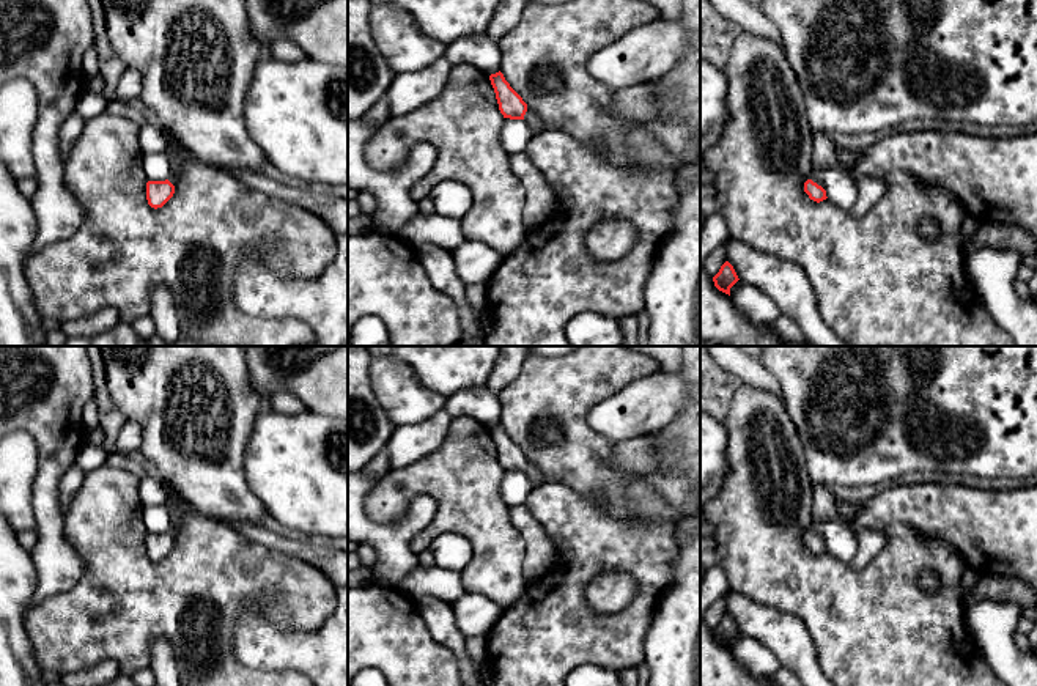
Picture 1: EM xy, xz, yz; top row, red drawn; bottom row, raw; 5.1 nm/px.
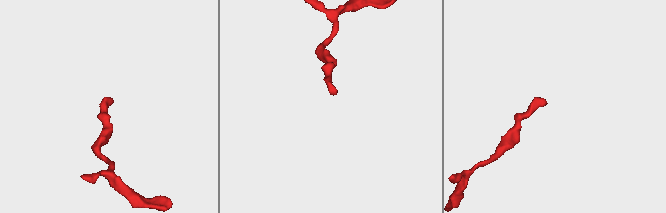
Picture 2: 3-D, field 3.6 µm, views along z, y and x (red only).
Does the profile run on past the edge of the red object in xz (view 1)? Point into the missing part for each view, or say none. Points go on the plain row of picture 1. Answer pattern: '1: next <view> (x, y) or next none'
1: next xz (535, 477)

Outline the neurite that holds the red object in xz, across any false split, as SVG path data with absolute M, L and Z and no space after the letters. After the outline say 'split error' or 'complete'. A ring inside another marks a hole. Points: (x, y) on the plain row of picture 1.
M500 423L491 426L489 433L494 441L499 463L504 467L504 470L524 472L535 488L546 483L544 477L527 461L527 456L510 439L510 436L505 433Z | split error

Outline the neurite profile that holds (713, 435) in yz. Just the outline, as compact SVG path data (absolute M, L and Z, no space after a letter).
M700 411L700 513L719 494L727 477L727 445L725 423Z

